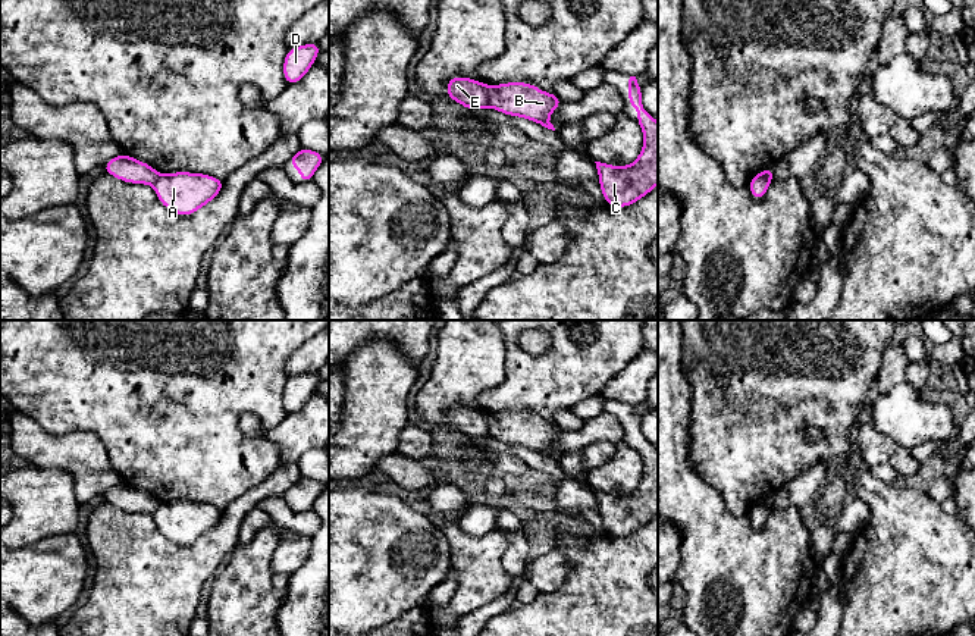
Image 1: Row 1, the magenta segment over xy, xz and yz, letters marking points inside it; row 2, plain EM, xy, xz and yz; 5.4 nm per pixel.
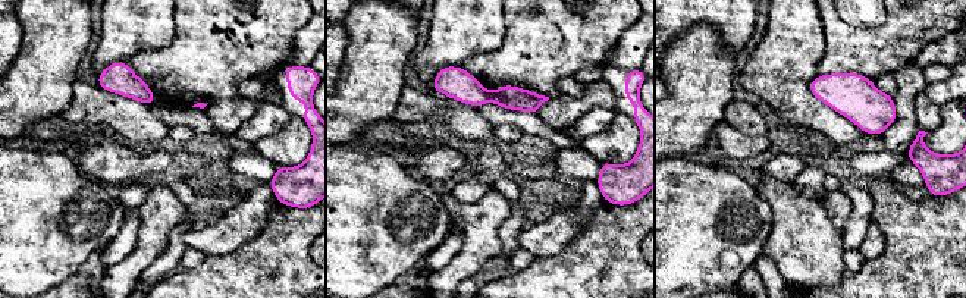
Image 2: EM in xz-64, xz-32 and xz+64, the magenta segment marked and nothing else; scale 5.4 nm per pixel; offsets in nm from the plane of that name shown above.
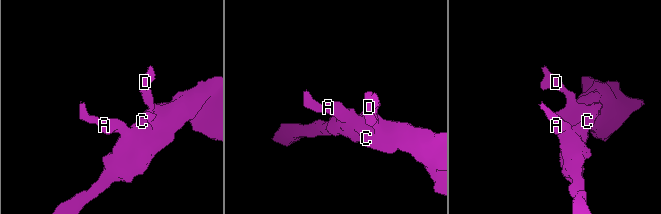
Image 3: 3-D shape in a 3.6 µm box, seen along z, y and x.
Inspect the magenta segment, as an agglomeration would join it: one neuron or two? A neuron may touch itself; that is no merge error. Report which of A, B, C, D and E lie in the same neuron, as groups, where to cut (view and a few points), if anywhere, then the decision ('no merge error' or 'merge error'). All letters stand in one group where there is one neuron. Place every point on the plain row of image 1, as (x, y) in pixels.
groups A B C D / E; cut xz (485, 414), (489, 435); merge error

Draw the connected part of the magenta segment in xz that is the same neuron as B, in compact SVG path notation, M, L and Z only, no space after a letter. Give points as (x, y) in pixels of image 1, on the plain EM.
M504 411L486 414L489 436L508 444L533 449L555 460L549 445L562 430L557 423L542 420L529 411Z

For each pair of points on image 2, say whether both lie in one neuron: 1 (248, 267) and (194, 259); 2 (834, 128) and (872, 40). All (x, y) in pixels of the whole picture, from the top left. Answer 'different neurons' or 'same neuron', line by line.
1: different neurons
2: different neurons

